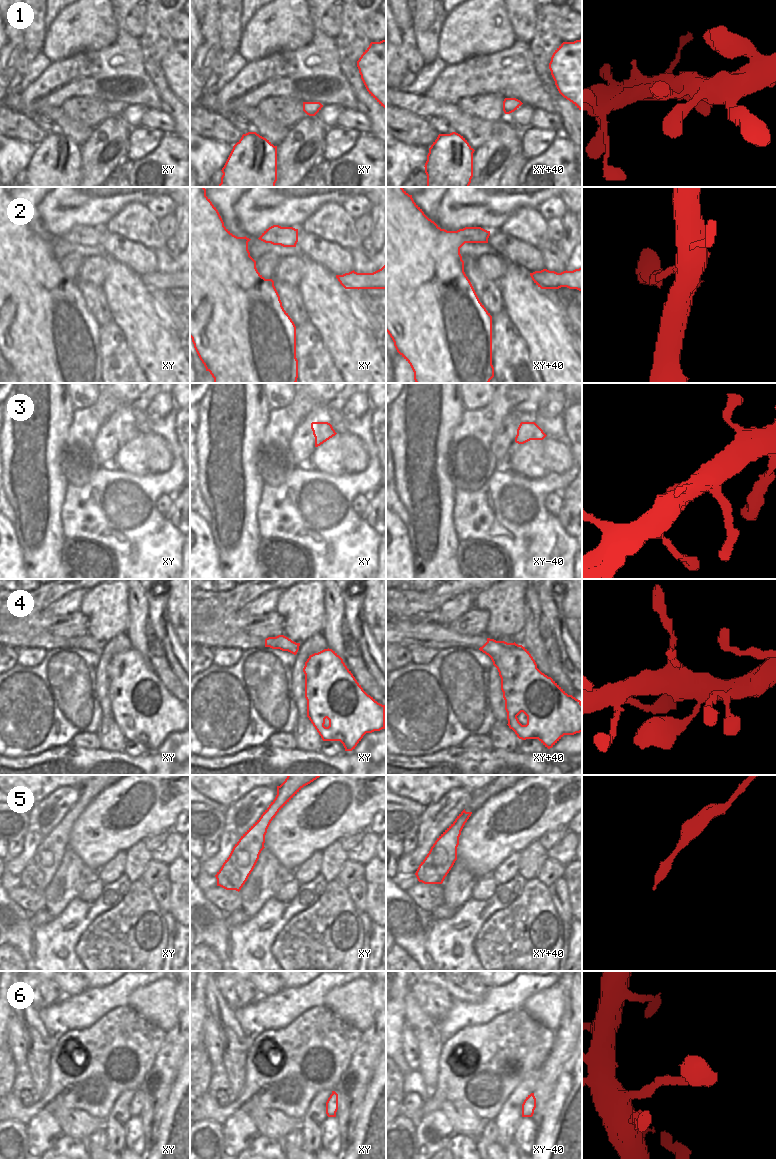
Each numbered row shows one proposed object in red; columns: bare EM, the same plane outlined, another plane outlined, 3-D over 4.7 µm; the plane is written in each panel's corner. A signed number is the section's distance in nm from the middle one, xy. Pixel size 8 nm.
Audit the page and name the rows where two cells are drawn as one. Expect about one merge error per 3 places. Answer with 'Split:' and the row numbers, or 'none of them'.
Split: none of them

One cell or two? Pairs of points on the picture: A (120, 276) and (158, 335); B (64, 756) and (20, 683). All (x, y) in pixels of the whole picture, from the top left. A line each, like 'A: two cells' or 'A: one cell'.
A: one cell
B: two cells

